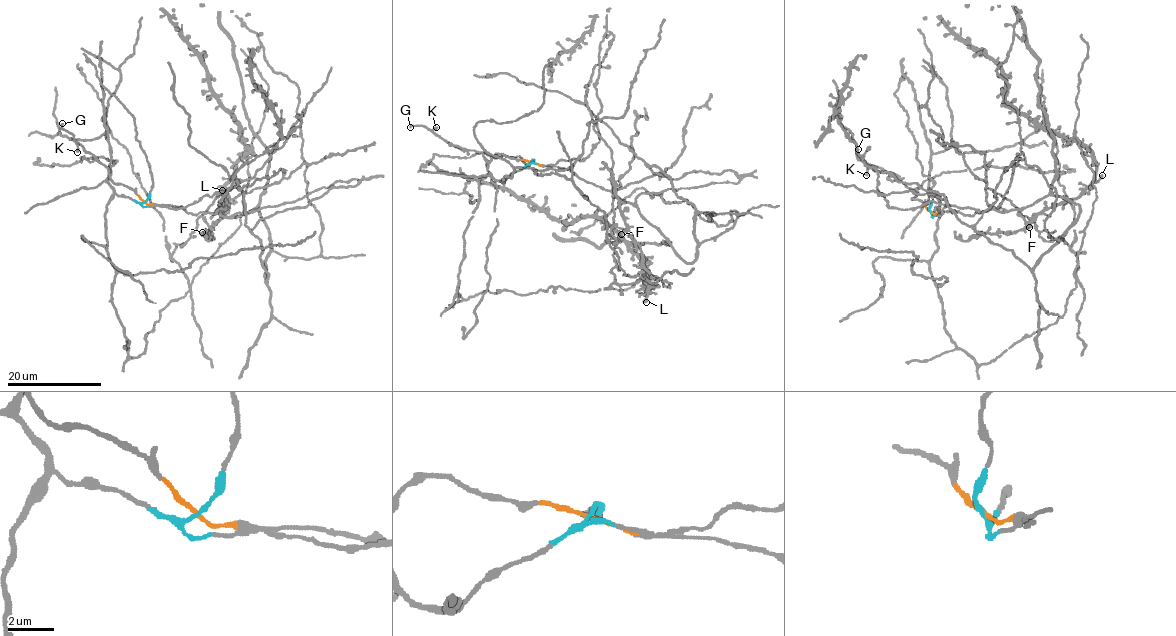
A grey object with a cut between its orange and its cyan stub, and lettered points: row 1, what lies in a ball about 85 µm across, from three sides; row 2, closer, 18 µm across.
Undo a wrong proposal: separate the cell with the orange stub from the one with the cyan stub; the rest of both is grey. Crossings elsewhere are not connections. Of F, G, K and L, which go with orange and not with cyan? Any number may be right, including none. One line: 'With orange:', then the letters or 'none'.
With orange: G, K

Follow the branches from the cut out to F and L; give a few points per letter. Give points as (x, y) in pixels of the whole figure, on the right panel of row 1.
F: (930, 212), (945, 329), (980, 364), (1057, 320), (1076, 287), (1096, 196), (1076, 137), (1095, 179), (1029, 227)
L: (930, 212), (946, 333), (987, 363), (1057, 320), (1076, 287), (1096, 196), (1075, 136), (1103, 175)

